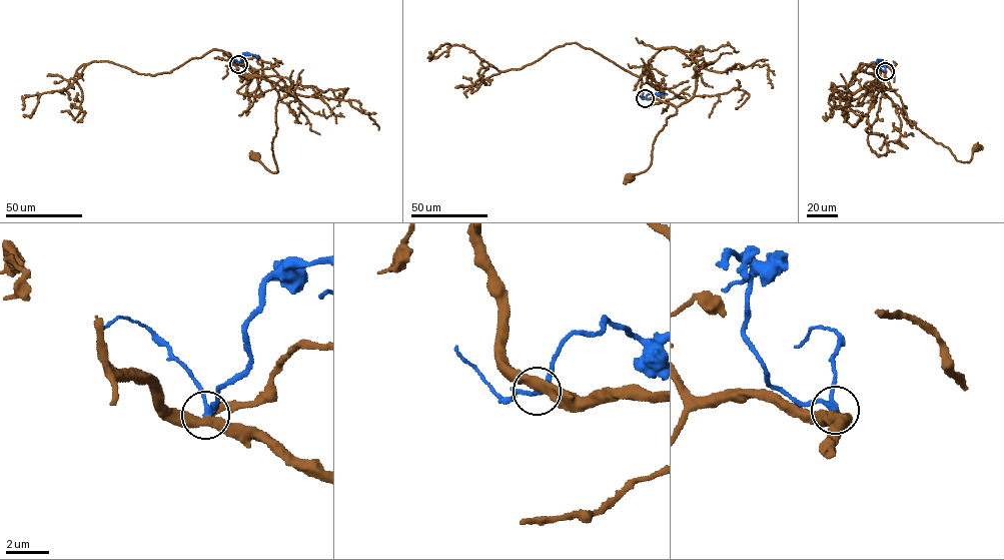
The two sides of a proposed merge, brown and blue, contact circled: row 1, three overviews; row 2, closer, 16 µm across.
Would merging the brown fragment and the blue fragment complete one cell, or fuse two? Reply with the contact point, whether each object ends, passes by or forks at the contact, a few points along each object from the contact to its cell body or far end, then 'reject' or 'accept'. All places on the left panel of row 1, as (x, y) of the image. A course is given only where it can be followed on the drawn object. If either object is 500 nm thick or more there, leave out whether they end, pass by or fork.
(238, 64) | brown passes by | blue passes by | brown via (237, 64), (266, 79), (278, 95), (275, 109), (277, 128), (271, 148), (277, 172), (270, 171), (255, 156) | blue via (237, 63), (245, 53), (257, 58) | reject

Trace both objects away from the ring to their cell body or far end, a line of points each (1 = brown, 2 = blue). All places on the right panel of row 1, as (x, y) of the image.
1: (885, 71), (890, 87), (900, 97), (911, 124), (949, 148), (957, 160), (970, 161), (975, 147)
2: (885, 71), (880, 68), (877, 59), (877, 63)

